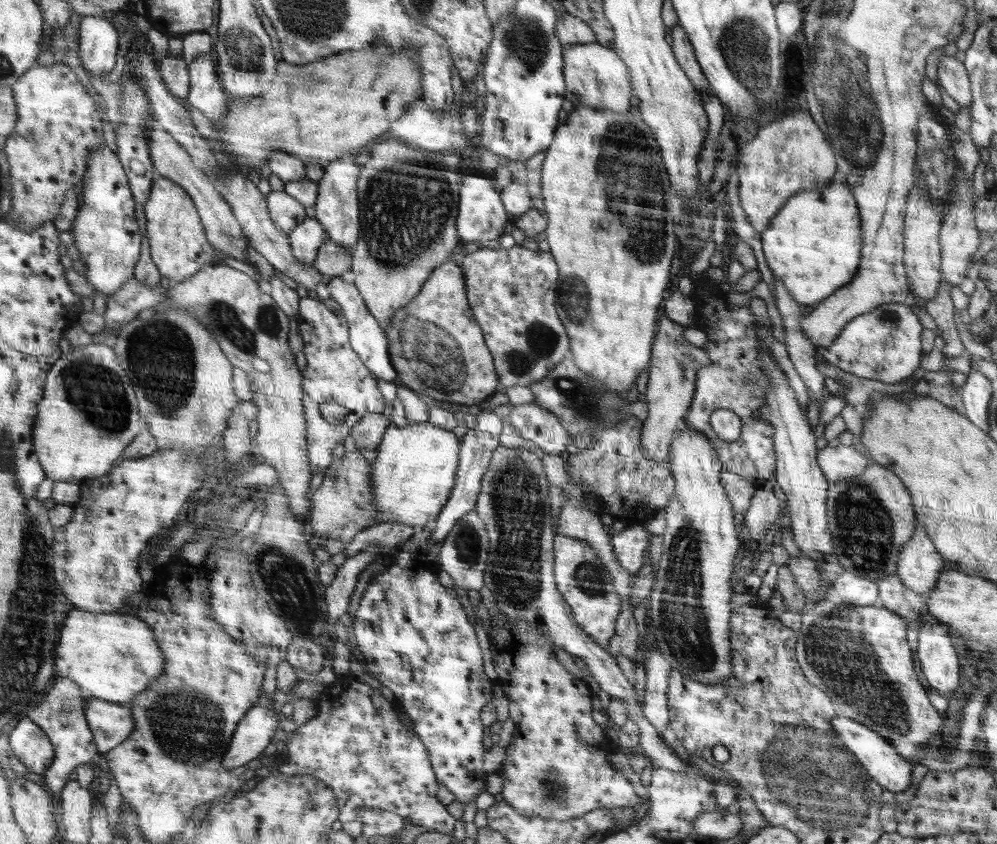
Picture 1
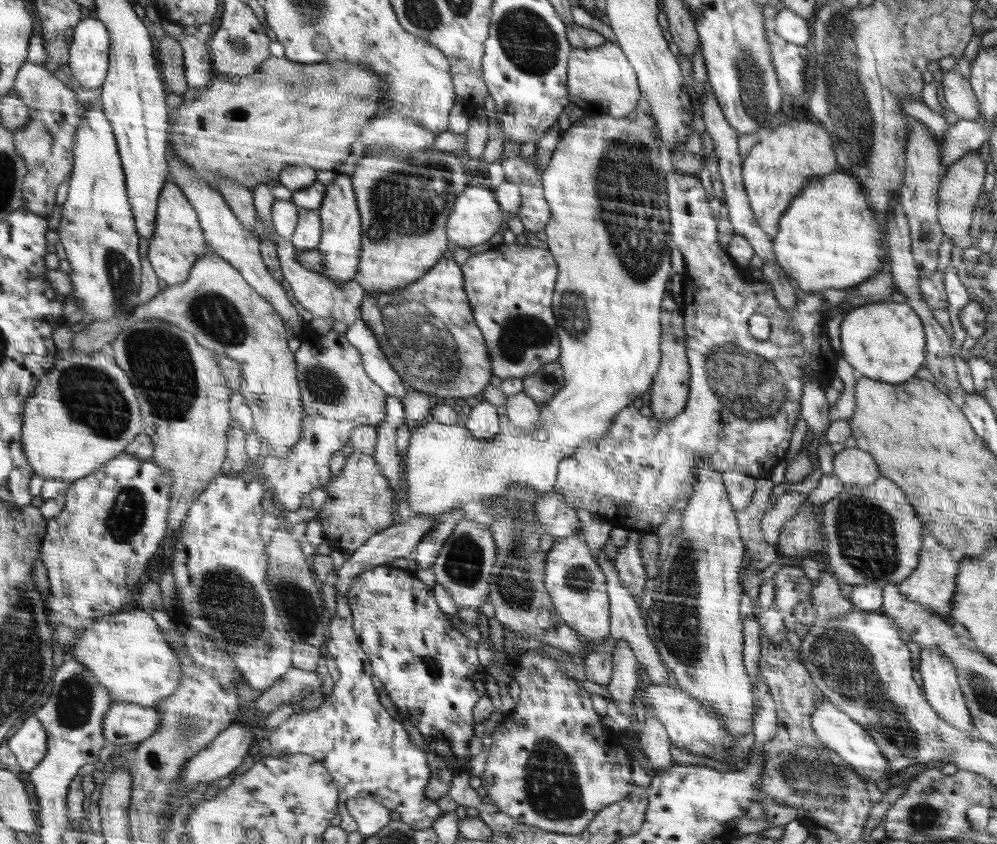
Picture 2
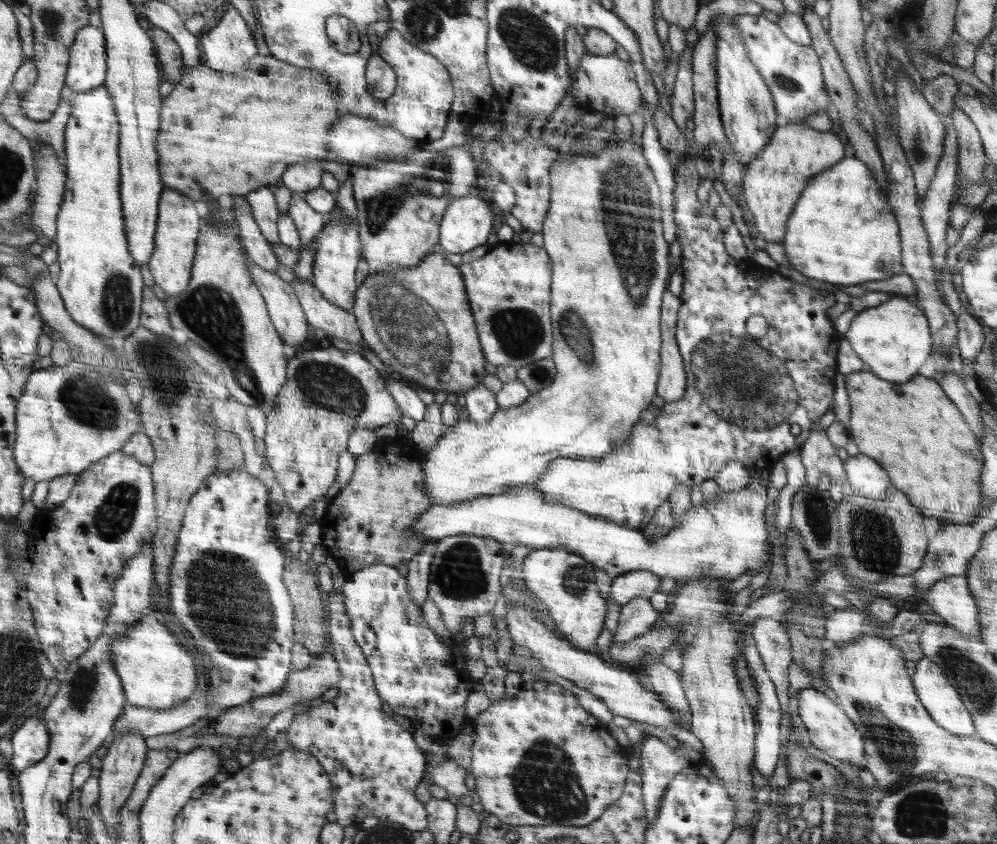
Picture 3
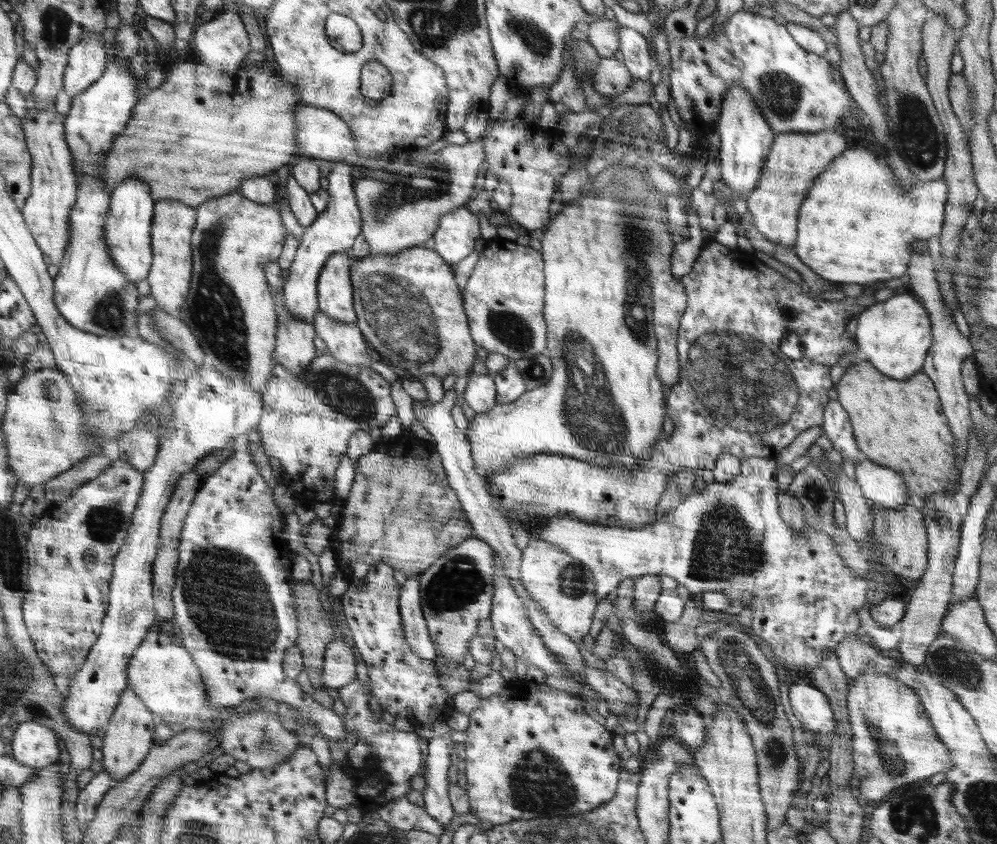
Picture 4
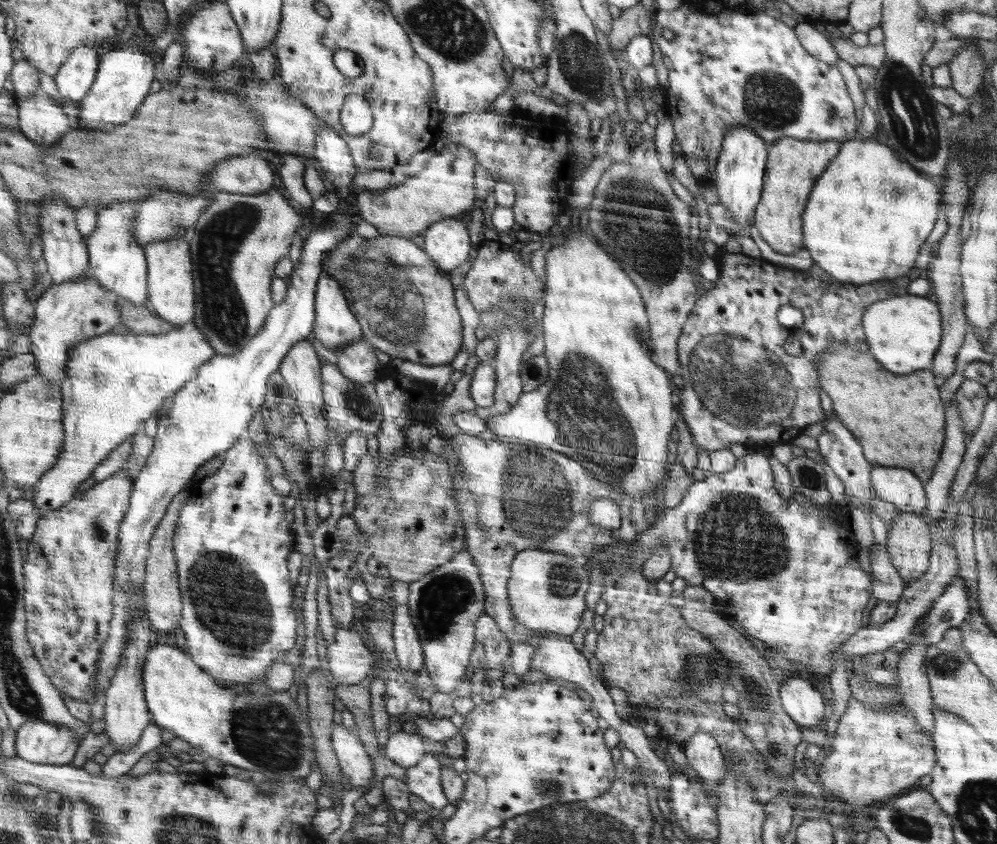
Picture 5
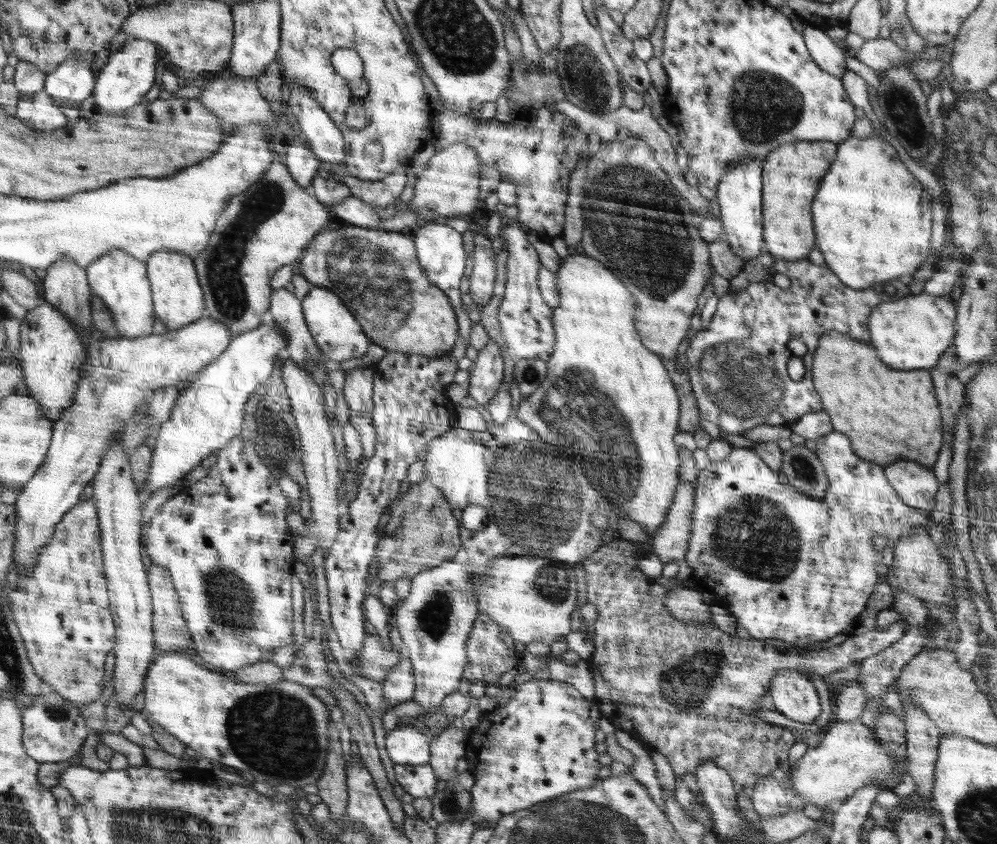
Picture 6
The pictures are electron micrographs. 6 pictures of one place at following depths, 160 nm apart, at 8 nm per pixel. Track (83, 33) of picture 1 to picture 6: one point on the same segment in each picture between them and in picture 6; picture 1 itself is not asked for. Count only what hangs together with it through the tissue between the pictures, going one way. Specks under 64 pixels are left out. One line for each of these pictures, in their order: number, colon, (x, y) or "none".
2: (89, 62)
3: (88, 57)
4: (88, 61)
5: (74, 80)
6: (72, 82)

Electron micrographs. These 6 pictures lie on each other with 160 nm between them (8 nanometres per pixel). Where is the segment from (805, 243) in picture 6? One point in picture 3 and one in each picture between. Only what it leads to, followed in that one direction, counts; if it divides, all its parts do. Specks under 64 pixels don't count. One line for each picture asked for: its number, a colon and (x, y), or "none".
3: (772, 185)
4: (796, 160)
5: (796, 163)

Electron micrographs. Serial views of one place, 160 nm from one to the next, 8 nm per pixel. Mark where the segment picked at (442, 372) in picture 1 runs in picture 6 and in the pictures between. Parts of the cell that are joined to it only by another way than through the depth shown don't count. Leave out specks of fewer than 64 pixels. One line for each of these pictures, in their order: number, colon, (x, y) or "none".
2: (428, 332)
3: (418, 321)
4: (409, 308)
5: (390, 280)
6: (377, 273)

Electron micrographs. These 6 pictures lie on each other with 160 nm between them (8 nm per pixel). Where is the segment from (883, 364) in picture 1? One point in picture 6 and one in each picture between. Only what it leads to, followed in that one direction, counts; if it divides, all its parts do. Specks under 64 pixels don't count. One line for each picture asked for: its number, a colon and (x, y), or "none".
2: (884, 341)
3: (894, 338)
4: (895, 335)
5: (904, 331)
6: (911, 333)

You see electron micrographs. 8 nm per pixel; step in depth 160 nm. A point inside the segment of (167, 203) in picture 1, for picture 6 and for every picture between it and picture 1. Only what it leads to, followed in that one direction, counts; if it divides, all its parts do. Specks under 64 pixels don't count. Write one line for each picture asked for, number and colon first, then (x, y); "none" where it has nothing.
2: (178, 242)
3: (171, 263)
4: (170, 276)
5: (170, 290)
6: (176, 291)

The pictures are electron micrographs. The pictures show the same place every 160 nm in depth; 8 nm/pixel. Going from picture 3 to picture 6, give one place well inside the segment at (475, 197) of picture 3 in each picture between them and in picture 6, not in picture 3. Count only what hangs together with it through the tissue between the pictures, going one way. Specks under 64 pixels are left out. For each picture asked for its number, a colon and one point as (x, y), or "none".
4: (459, 230)
5: (447, 242)
6: (439, 247)

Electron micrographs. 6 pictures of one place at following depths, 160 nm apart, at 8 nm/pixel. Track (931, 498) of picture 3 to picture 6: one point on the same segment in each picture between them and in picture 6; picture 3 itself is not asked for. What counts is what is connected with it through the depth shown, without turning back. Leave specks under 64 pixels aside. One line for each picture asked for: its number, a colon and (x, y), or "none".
4: (904, 418)
5: (885, 403)
6: (869, 418)

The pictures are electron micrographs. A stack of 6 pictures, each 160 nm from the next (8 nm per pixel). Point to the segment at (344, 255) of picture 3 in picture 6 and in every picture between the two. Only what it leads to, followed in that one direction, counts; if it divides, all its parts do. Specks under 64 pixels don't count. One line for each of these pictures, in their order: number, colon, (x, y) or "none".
4: (335, 287)
5: (335, 326)
6: (338, 333)

